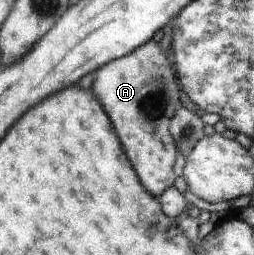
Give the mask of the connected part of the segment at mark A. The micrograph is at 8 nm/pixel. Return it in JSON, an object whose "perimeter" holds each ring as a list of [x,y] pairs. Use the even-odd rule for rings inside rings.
{"perimeter":[[[152,38],[130,54],[96,70],[90,89],[98,102],[105,106],[106,114],[110,114],[113,128],[126,155],[130,154],[129,160],[142,186],[159,198],[176,180],[172,166],[177,144],[174,144],[175,139],[168,132],[168,122],[180,104],[180,90],[160,42]]]}

